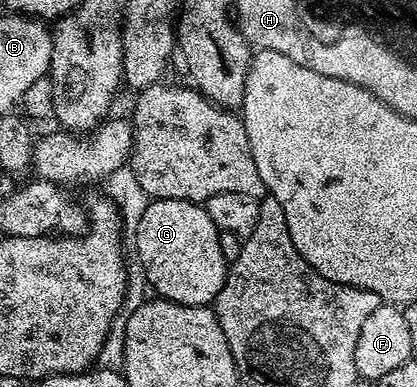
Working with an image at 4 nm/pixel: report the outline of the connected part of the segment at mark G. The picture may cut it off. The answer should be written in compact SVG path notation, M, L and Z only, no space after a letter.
M155 200L144 211L140 226L136 235L136 250L139 251L140 262L146 272L146 283L163 300L171 300L177 304L188 306L213 305L215 298L226 281L228 256L222 253L223 237L218 227L208 218L205 207L202 204L193 204L191 200Z

